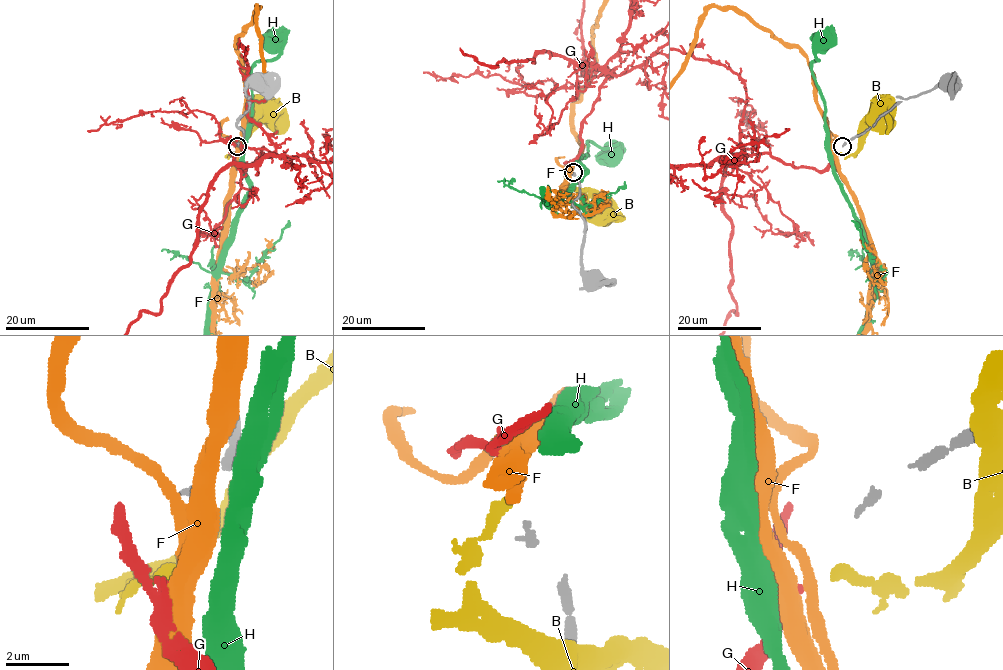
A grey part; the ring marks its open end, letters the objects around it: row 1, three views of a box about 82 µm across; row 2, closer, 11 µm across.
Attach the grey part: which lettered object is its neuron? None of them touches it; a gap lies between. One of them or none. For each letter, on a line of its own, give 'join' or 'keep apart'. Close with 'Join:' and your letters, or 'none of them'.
B: keep apart
F: keep apart
G: keep apart
H: keep apart
Join: none of them

